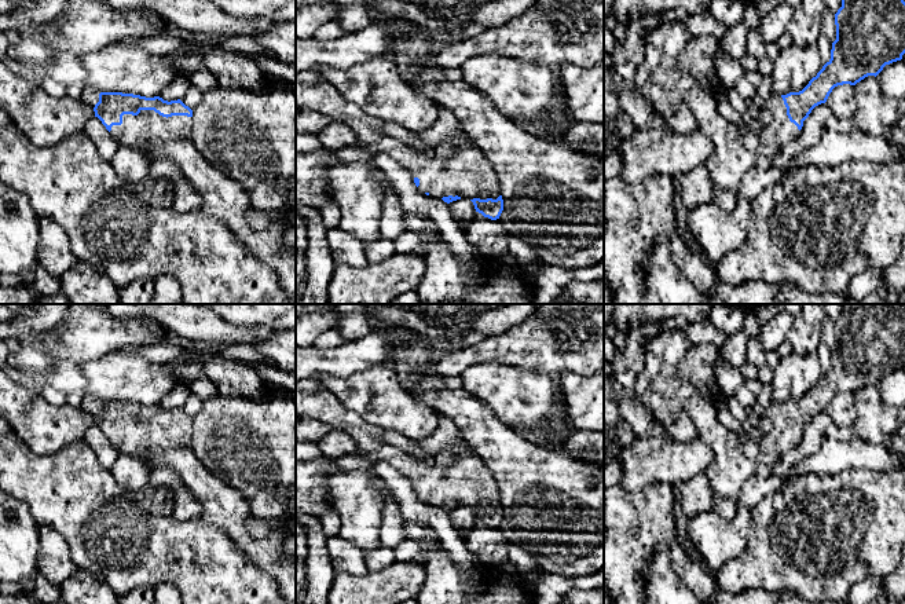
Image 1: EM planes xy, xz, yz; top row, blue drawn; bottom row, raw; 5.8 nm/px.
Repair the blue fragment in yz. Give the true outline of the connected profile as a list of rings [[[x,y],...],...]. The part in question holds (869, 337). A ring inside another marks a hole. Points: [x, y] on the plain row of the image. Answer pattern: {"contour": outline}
{"contour": [[[843,304],[842,315],[835,322],[836,348],[832,351],[831,367],[799,400],[772,402],[766,417],[773,428],[759,440],[755,458],[756,475],[769,477],[776,462],[799,443],[803,429],[811,418],[825,411],[838,393],[855,393],[868,384],[877,384],[886,373],[901,369],[905,362],[905,310],[902,304]]]}

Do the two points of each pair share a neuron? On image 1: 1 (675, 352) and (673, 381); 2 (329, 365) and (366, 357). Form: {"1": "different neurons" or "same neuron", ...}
{"1": "same neuron", "2": "same neuron"}

